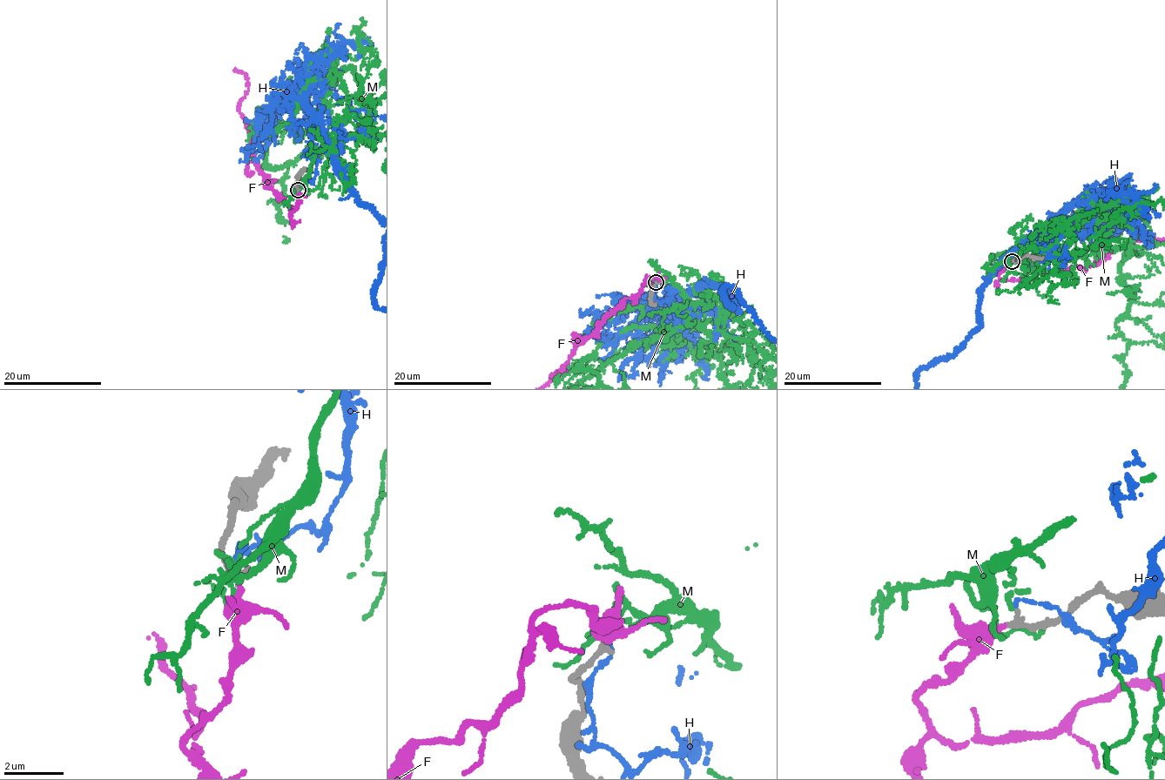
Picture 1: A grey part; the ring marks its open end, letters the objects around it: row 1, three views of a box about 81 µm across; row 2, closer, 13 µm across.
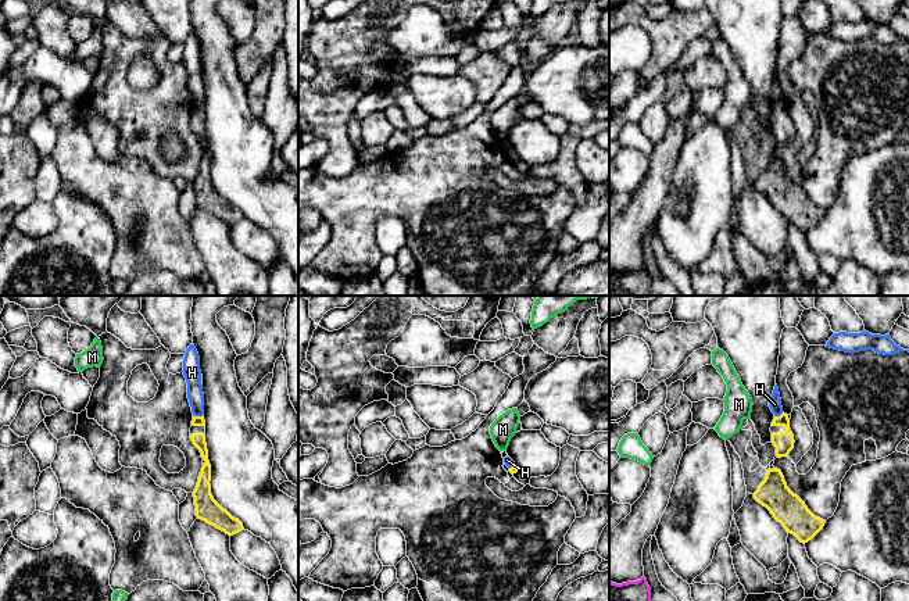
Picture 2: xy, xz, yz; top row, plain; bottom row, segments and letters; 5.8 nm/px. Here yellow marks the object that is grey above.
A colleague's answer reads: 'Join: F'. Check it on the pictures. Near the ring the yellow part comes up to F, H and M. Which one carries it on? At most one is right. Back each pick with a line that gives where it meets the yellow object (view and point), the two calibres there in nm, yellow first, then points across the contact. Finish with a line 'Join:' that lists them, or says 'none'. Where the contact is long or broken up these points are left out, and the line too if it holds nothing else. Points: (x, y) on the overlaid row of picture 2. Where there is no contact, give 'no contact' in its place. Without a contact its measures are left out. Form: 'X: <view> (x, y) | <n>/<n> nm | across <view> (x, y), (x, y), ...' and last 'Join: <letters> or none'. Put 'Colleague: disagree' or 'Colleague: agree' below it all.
F: no contact
Join: F
Colleague: agree

